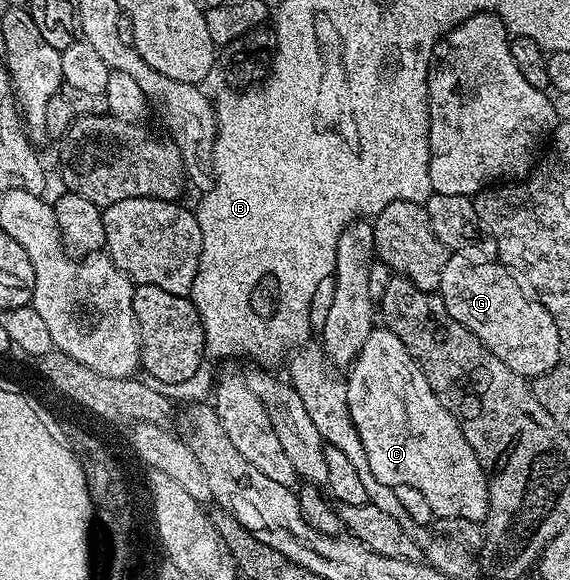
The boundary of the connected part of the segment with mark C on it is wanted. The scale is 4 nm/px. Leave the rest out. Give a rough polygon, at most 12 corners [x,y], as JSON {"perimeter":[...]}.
{"perimeter":[[364,342],[382,416],[358,416],[376,479],[435,517],[485,521],[488,477],[404,342]]}

